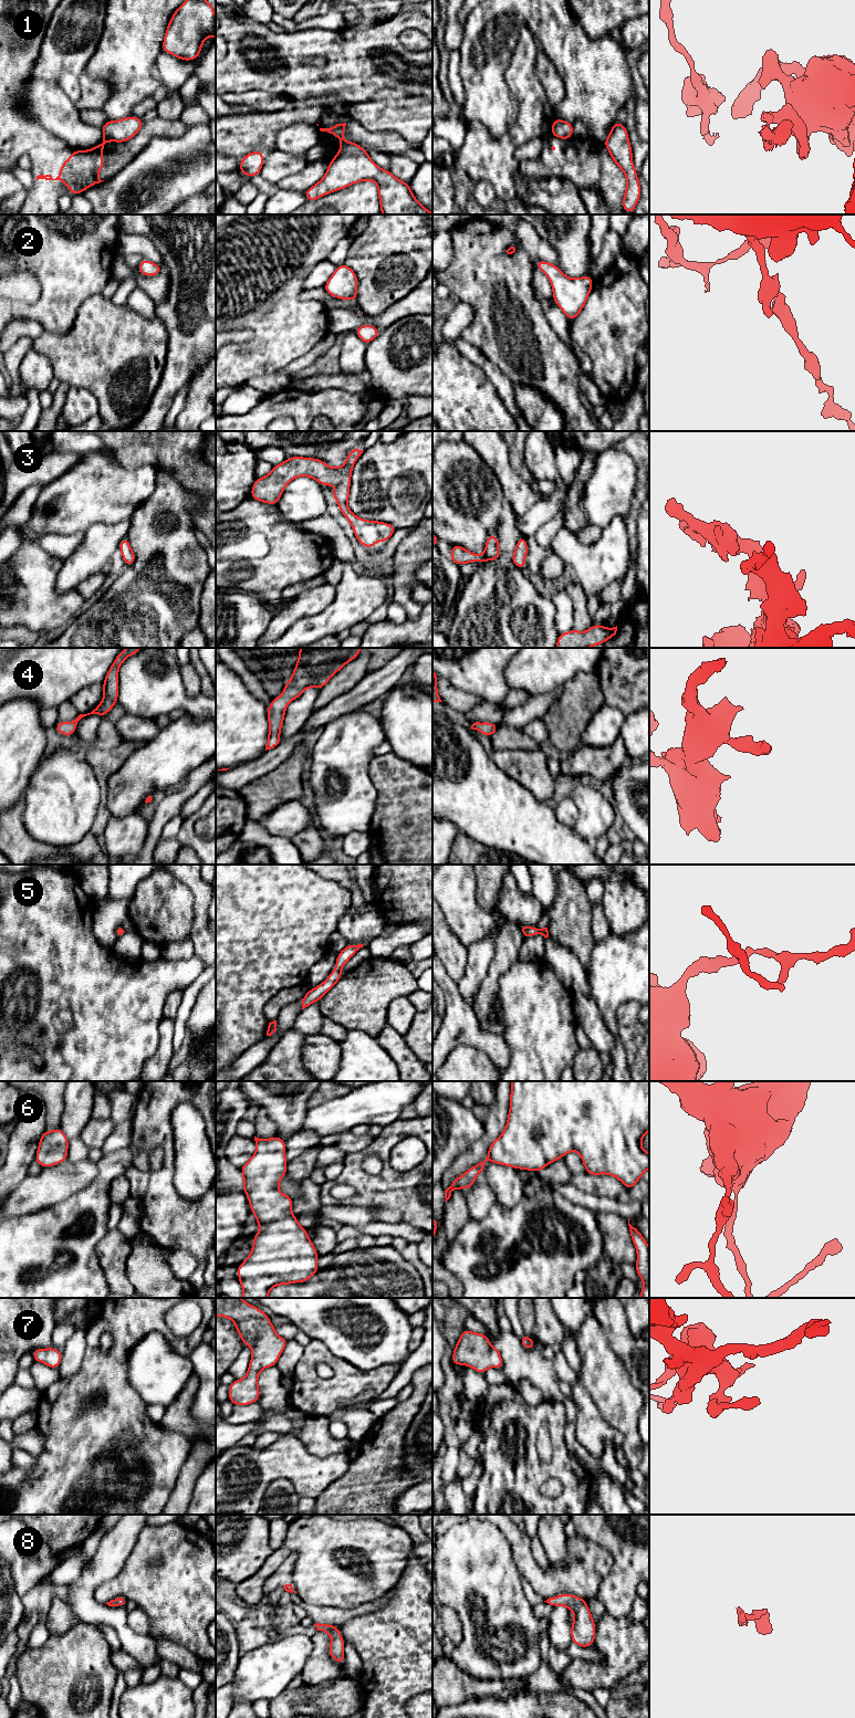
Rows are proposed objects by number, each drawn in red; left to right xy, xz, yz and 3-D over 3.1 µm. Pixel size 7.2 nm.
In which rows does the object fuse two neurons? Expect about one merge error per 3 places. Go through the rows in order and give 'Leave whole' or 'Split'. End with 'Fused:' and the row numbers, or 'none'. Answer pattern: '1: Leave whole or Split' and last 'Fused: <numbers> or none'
1: Split
2: Leave whole
3: Leave whole
4: Leave whole
5: Leave whole
6: Leave whole
7: Leave whole
8: Leave whole
Fused: 1

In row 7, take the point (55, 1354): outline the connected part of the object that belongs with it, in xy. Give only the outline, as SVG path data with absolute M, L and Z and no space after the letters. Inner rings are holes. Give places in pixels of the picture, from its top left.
M53 1347L48 1349L35 1349L32 1352L34 1362L39 1361L53 1369L59 1369L62 1361L62 1352Z

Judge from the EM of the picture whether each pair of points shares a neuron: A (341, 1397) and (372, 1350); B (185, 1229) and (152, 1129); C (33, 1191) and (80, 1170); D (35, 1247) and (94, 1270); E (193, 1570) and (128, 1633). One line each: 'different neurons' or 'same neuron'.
A: different neurons
B: same neuron
C: same neuron
D: same neuron
E: different neurons

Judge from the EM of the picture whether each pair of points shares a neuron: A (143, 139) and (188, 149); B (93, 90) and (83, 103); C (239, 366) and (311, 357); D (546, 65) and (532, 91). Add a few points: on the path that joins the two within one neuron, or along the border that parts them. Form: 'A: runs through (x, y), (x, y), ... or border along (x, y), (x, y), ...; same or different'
A: border along (176, 136), (155, 136), (133, 159); different
B: runs through (93, 93), (86, 100); same
C: border along (315, 344), (306, 353), (295, 357), (278, 372); different
D: border along (538, 53), (535, 75), (550, 103); different

